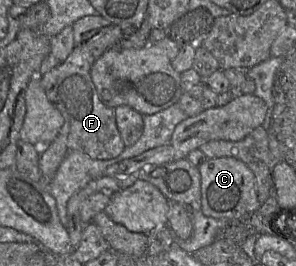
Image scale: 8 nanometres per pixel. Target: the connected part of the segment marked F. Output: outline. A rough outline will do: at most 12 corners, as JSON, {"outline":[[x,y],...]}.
{"outline":[[147,16],[134,32],[112,25],[38,74],[69,123],[69,151],[113,159],[125,145],[114,108],[90,70],[110,48],[145,47]]}

